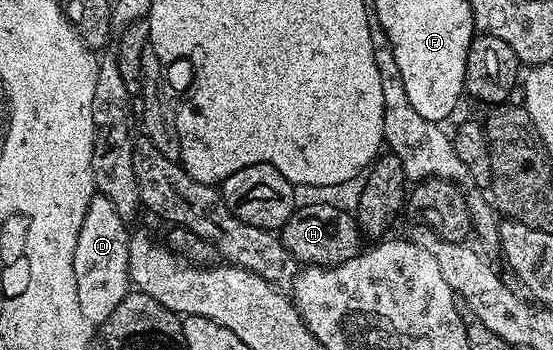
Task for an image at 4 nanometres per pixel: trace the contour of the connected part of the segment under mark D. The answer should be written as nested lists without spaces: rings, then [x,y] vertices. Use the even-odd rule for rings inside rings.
[[[99,193],[93,195],[86,215],[82,217],[82,227],[78,229],[78,243],[74,245],[74,277],[78,285],[78,301],[82,305],[82,314],[93,325],[99,325],[106,321],[106,317],[110,317],[110,313],[114,313],[114,309],[118,309],[118,305],[128,295],[130,290],[130,280],[128,278],[128,241],[130,238],[129,224],[118,213],[118,209],[114,209],[114,205],[110,205],[110,201],[106,201],[106,197]]]

